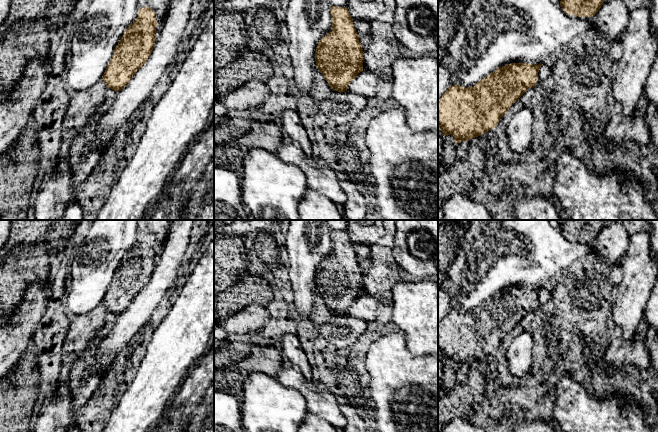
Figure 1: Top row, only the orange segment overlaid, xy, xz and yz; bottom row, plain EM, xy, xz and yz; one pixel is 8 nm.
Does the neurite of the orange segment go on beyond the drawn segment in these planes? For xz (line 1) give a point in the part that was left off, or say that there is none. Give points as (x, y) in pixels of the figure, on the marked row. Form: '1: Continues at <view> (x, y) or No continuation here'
1: No continuation here

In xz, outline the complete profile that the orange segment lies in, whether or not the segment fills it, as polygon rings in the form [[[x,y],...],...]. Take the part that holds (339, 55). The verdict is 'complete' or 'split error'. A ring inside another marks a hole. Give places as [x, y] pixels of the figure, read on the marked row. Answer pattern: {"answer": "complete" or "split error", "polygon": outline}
{"answer": "complete", "polygon": [[[332,6],[330,14],[331,31],[318,42],[315,61],[329,86],[335,91],[345,92],[351,81],[363,71],[363,46],[346,7]]]}

